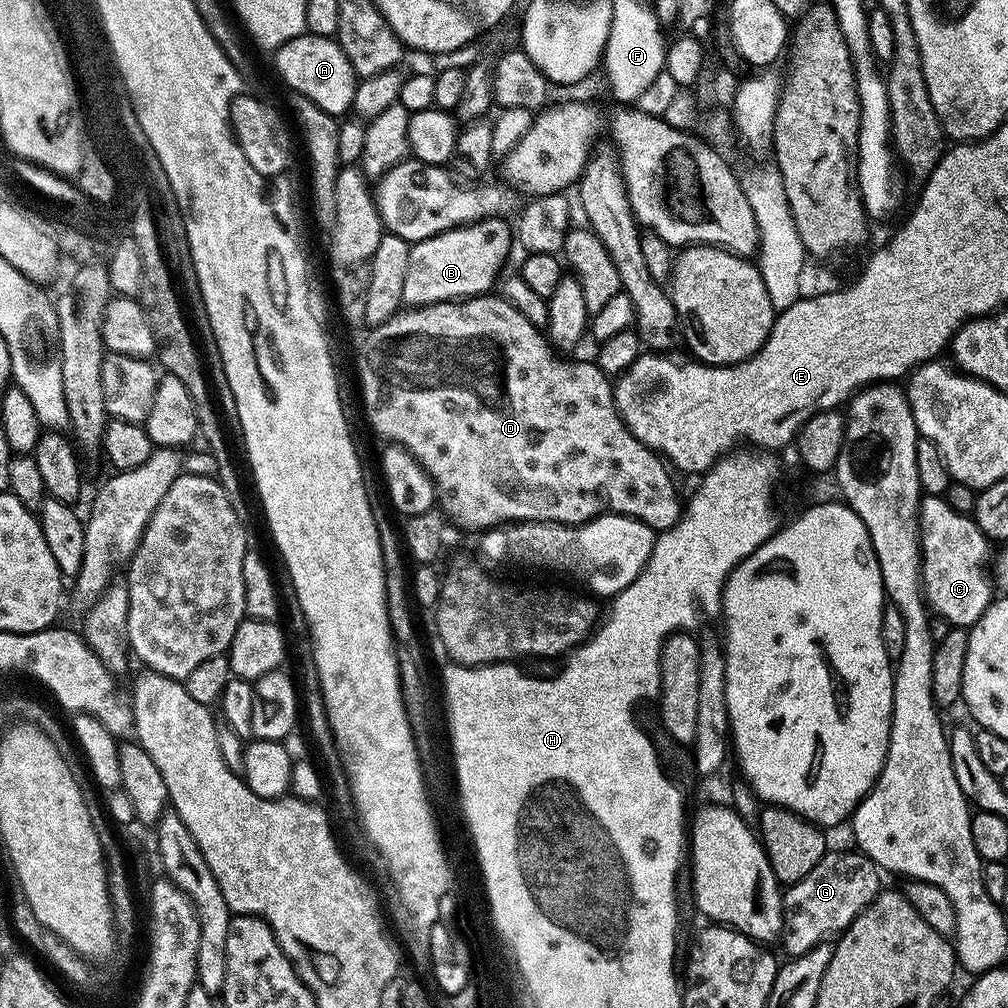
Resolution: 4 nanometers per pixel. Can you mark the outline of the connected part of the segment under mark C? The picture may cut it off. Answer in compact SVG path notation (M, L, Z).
M924 496L920 501L920 551L922 553L922 587L924 590L925 601L933 613L937 617L943 617L946 623L950 624L956 630L971 630L975 628L978 623L986 614L986 610L994 602L994 580L990 575L990 556L988 560L988 548L990 542L982 534L982 530L976 525L975 519L971 515L963 516L960 512L955 512L954 509L948 505L947 499L939 496Z

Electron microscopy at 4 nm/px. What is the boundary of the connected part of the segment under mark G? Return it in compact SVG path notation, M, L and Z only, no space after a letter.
M859 850L829 851L828 857L802 882L791 885L783 893L784 934L782 945L789 957L810 954L820 944L835 941L878 899L882 891L882 870Z

